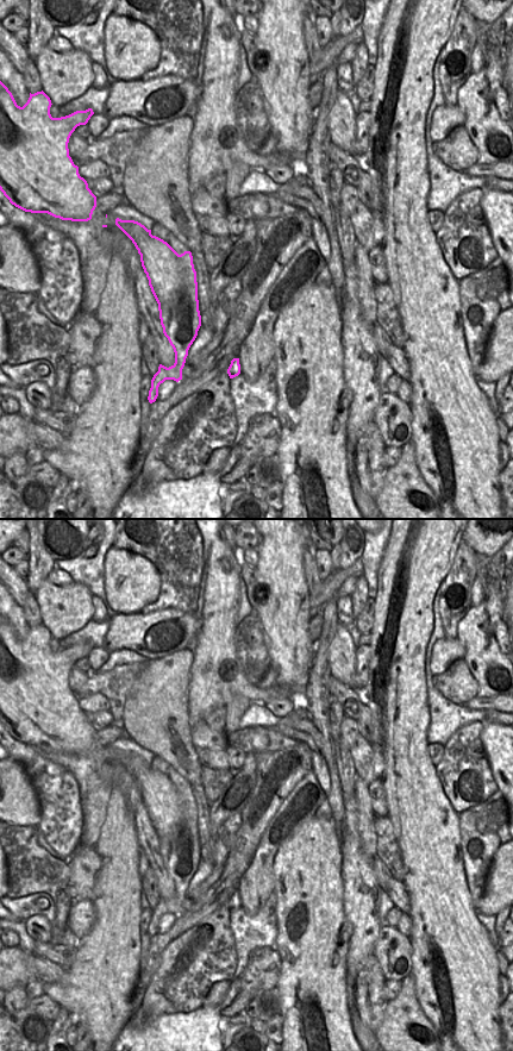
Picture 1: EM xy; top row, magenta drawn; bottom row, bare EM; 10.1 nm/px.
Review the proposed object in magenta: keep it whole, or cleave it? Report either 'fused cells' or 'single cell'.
single cell

